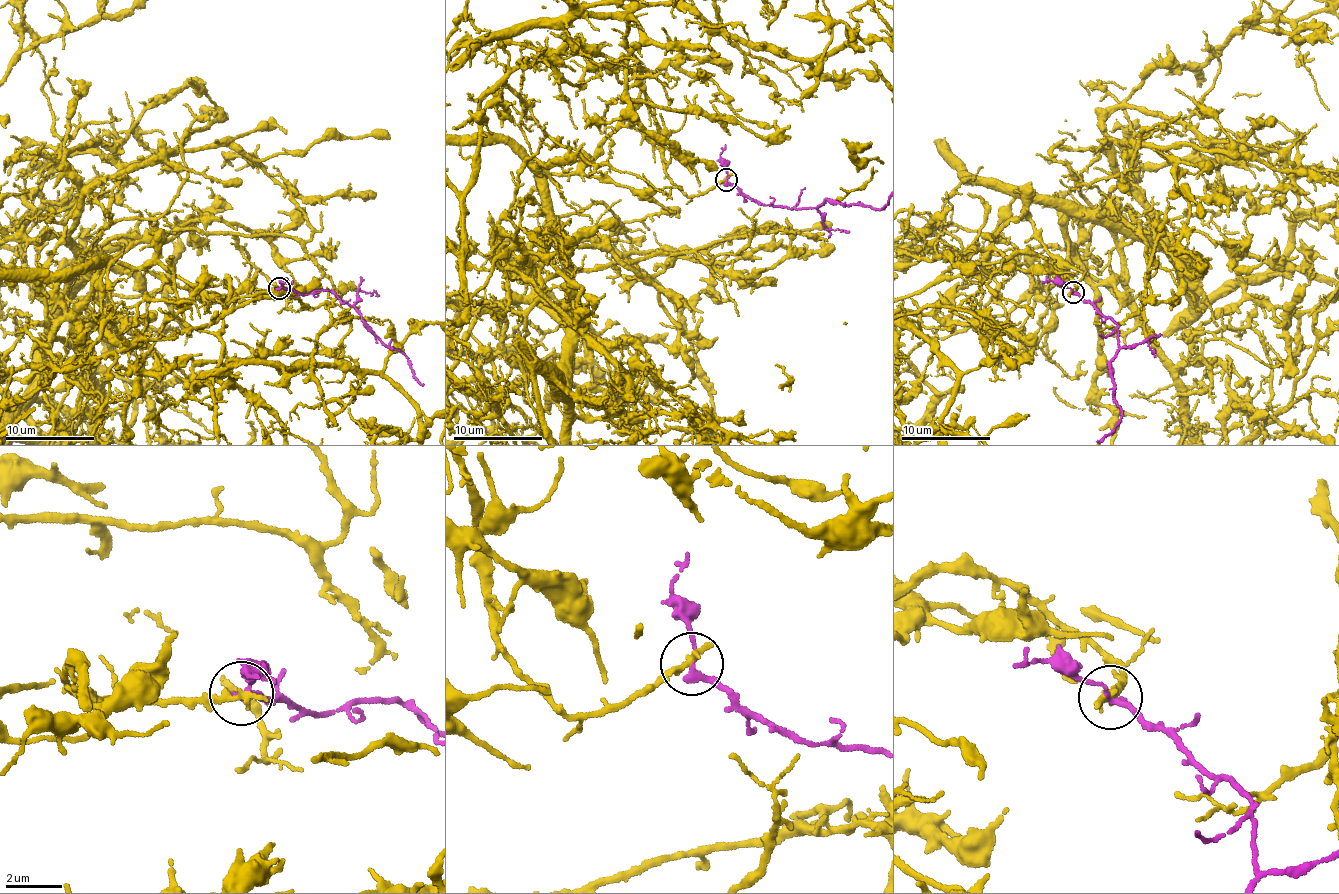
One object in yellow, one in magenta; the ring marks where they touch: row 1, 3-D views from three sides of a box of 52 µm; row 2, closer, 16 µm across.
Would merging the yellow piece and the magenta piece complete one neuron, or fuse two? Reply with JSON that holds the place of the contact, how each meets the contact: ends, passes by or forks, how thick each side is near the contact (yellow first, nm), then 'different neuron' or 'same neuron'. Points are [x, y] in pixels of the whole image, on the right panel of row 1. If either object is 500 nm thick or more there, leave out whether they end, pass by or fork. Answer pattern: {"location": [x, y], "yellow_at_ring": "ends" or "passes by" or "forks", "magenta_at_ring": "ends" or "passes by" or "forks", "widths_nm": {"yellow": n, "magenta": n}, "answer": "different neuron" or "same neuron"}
{"location": [1073, 292], "yellow_at_ring": "ends", "magenta_at_ring": "passes by", "widths_nm": {"yellow": 280, "magenta": 200}, "answer": "different neuron"}

